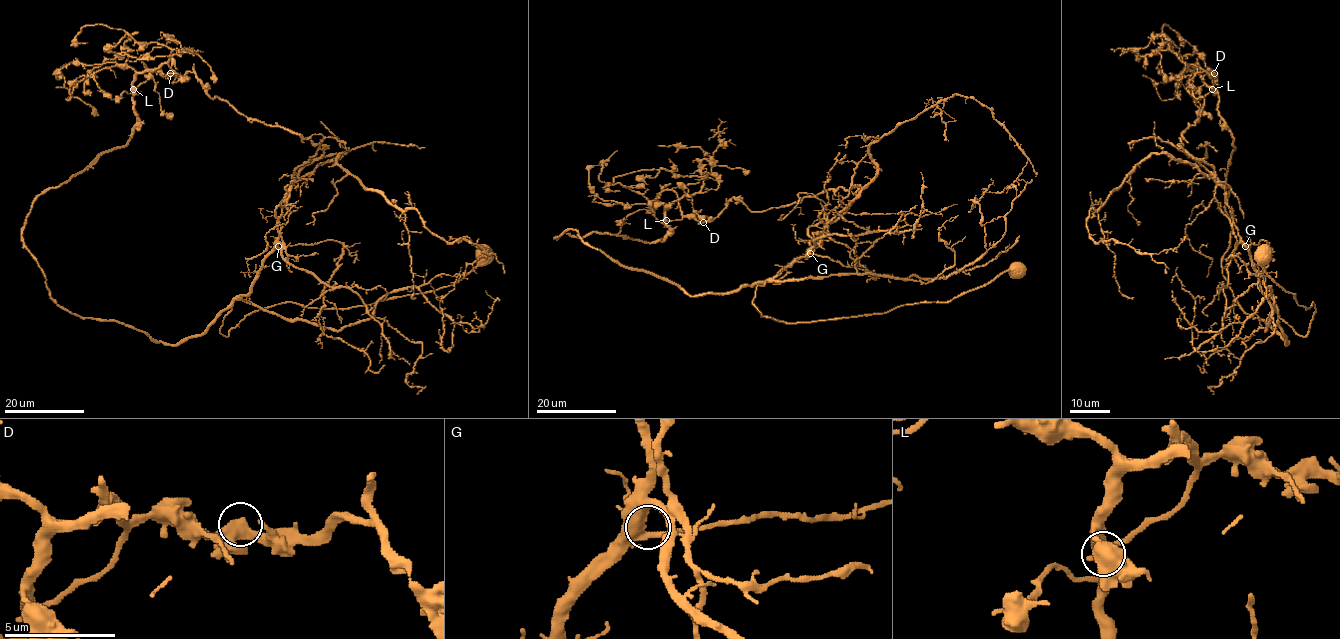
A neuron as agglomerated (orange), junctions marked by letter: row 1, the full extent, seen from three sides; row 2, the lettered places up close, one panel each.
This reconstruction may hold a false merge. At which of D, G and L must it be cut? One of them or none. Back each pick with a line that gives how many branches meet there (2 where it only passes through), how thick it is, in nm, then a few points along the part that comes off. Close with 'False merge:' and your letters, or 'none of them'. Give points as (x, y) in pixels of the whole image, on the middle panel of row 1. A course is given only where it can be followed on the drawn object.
L: 3 branches meet; 400 nm thick; foreign part runs (666, 220), (856, 185), (834, 221), (875, 175), (869, 146), (954, 94), (1027, 158), (1000, 192), (982, 188)
False merge: L

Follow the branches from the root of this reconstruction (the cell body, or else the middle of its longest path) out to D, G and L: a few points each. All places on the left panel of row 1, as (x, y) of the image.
D: (487, 256), (434, 291), (281, 302), (224, 336), (294, 170), (323, 146), (170, 73)
G: (487, 256), (434, 291), (351, 308), (281, 302), (248, 313), (224, 336), (224, 316), (278, 246)
L: (487, 256), (434, 291), (281, 302), (224, 336), (294, 170), (323, 146), (248, 119), (194, 73), (133, 89)

